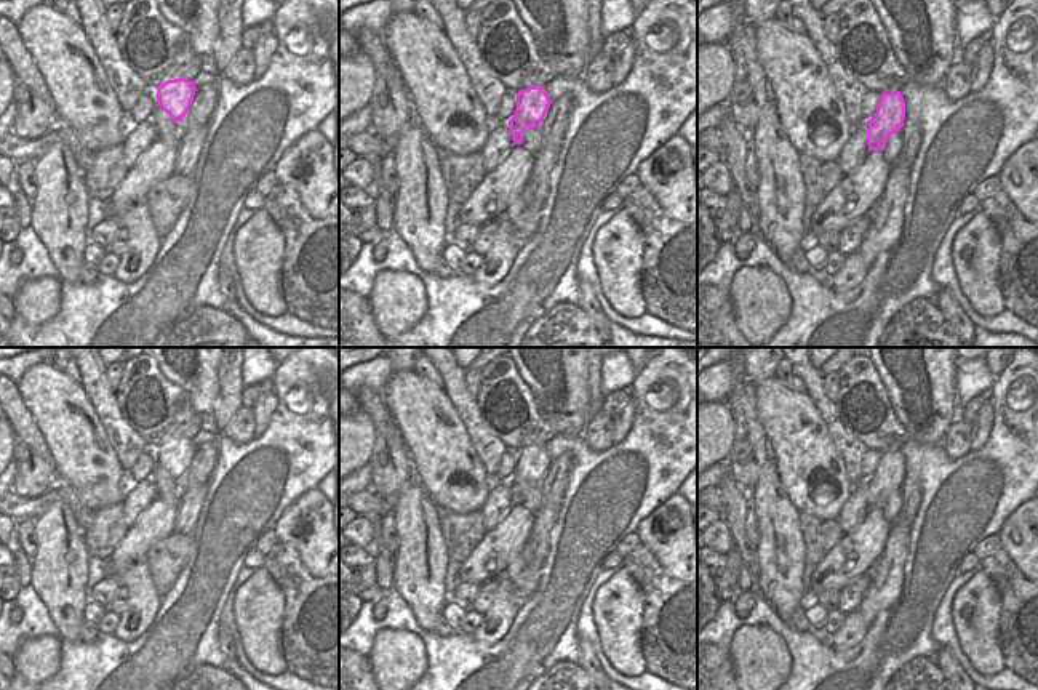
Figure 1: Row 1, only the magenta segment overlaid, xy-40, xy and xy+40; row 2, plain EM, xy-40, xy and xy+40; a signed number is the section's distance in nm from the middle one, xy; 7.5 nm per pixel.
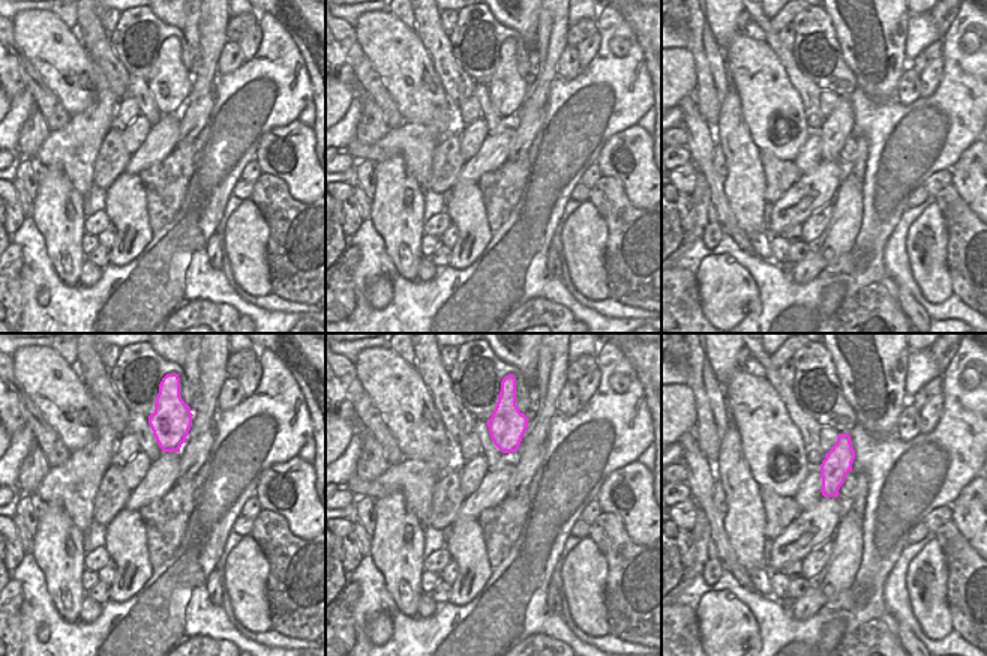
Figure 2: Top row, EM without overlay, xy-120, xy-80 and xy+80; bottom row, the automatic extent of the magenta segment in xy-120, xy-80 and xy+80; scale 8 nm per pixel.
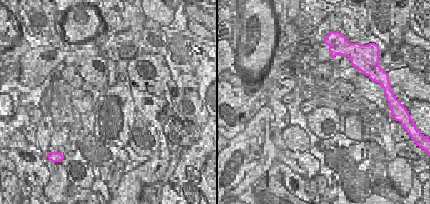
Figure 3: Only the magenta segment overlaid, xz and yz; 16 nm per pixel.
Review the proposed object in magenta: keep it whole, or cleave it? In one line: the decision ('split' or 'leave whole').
leave whole

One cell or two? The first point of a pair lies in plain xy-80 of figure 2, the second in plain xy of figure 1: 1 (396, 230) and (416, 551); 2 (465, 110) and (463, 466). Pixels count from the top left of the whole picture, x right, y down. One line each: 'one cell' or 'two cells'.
1: one cell
2: two cells

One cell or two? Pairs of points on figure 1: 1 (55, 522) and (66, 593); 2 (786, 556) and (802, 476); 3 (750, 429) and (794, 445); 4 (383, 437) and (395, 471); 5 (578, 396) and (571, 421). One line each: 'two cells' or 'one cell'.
1: one cell
2: two cells
3: two cells
4: one cell
5: one cell

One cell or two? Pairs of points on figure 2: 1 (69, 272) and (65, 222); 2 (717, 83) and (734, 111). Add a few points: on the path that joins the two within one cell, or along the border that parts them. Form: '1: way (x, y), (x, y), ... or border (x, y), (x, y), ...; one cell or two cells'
1: way (68, 260), (65, 234); one cell
2: border (729, 80), (714, 125); two cells

